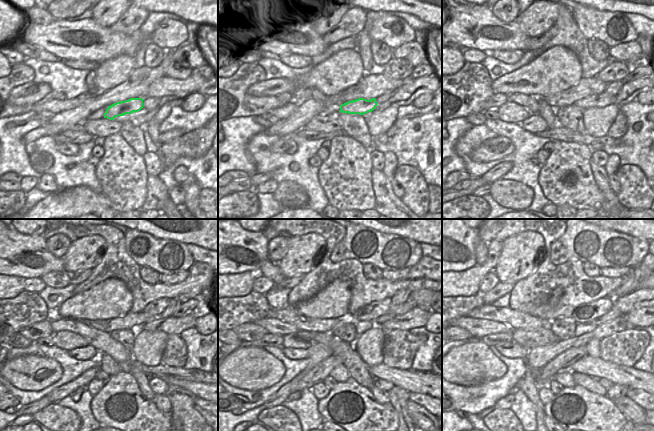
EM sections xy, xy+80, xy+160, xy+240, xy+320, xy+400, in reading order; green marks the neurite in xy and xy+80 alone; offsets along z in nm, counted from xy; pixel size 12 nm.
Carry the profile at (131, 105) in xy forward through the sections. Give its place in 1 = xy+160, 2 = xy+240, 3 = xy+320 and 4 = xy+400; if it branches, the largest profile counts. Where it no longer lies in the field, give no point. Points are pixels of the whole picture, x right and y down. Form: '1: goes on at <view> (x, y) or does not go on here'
1: goes on at xy+160 (601, 100)
2: goes on at xy+240 (171, 325)
3: goes on at xy+320 (417, 317)
4: goes on at xy+400 (642, 316)

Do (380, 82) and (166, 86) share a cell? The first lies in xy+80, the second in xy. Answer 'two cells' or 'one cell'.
one cell

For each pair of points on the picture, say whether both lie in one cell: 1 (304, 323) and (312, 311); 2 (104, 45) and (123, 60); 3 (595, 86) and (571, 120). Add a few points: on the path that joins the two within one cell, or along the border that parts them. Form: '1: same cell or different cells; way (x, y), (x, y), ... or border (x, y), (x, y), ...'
1: different cells; border (293, 307), (306, 316), (332, 318)
2: different cells; border (132, 56), (119, 54), (101, 63)
3: different cells; border (573, 104), (556, 109)

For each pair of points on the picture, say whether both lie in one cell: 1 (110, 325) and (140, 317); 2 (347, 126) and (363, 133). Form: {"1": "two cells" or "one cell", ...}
{"1": "one cell", "2": "one cell"}

